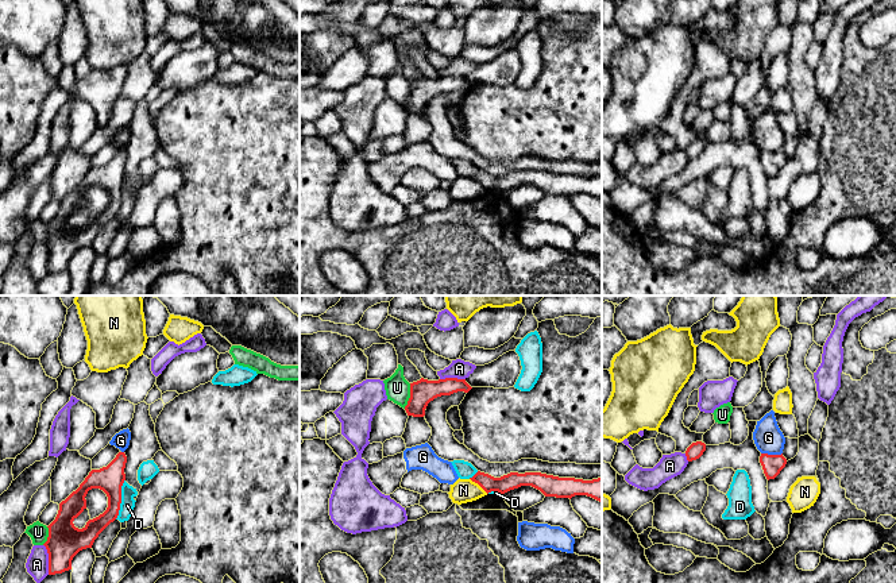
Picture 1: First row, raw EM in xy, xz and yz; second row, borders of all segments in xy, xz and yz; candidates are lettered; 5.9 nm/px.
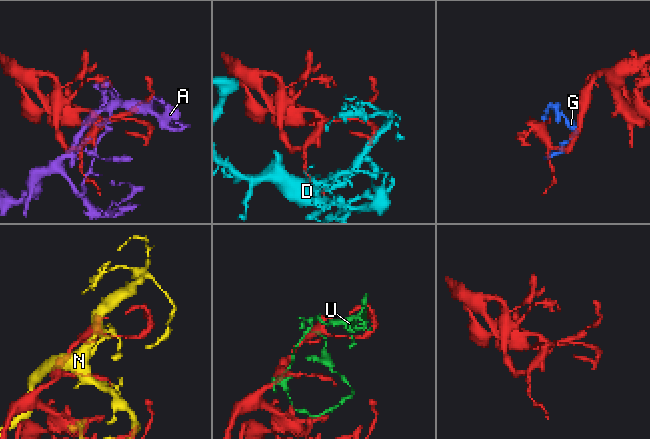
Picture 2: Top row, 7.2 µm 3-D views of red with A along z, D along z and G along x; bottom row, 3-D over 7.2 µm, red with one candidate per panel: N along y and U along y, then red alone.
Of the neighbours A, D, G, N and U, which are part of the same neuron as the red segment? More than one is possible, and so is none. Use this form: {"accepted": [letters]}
{"accepted": []}

